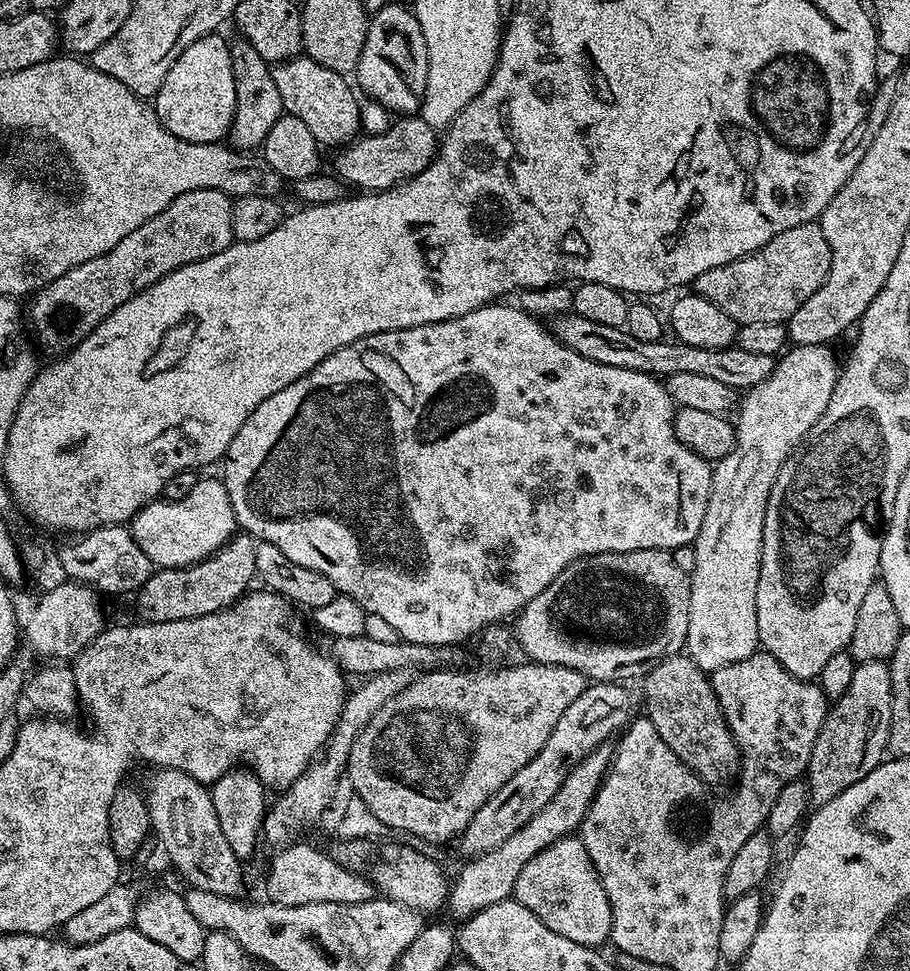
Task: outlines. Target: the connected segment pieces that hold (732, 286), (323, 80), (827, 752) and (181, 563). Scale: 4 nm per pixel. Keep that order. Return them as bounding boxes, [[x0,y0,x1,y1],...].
[[694,222,830,325],[272,56,361,150],[806,660,892,809],[130,479,237,569]]

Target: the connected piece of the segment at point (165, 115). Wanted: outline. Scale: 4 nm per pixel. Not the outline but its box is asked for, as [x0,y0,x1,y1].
[154,34,235,144]

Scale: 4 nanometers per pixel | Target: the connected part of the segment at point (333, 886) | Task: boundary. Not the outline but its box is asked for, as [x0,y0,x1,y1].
[268,842,374,906]

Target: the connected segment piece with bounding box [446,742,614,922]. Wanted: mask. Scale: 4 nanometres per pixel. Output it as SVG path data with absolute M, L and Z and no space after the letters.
M611 743L599 744L590 755L582 758L582 762L572 767L572 772L566 774L558 794L554 794L554 798L550 798L550 802L546 802L546 806L542 806L542 810L538 810L538 814L534 814L534 818L530 818L526 826L510 834L510 838L502 842L502 846L483 852L481 856L471 857L465 863L468 865L457 874L456 880L454 876L451 881L446 901L447 907L452 907L453 914L457 916L457 921L463 922L478 910L486 910L486 906L494 906L494 902L509 899L515 893L522 866L526 866L526 862L530 862L534 854L546 850L546 846L558 842L563 836L573 835L579 829L612 766L613 755Z

